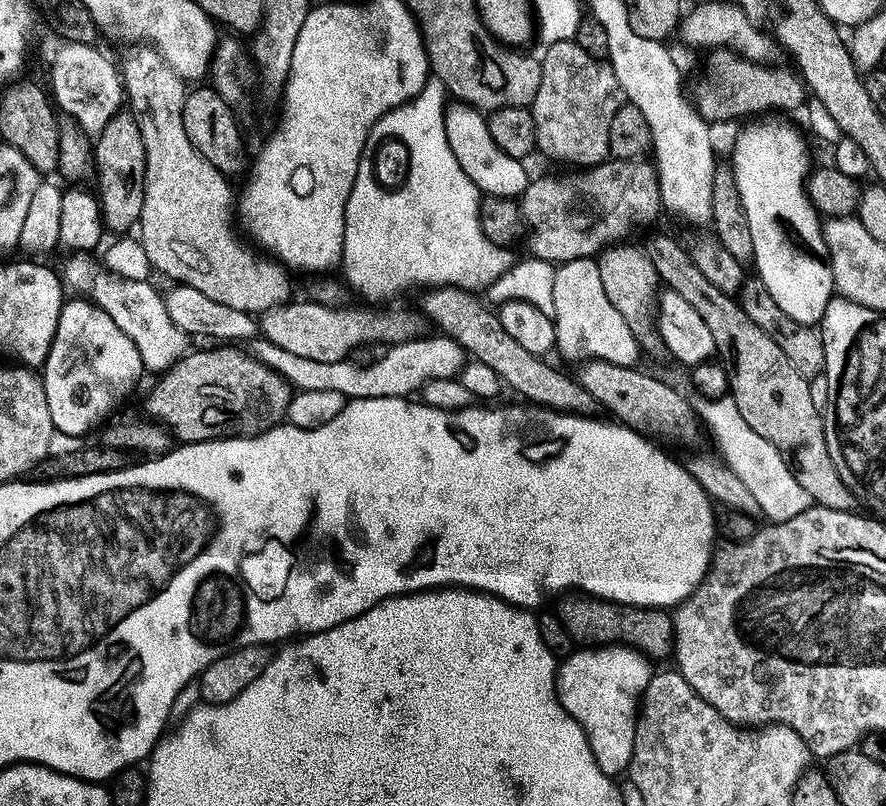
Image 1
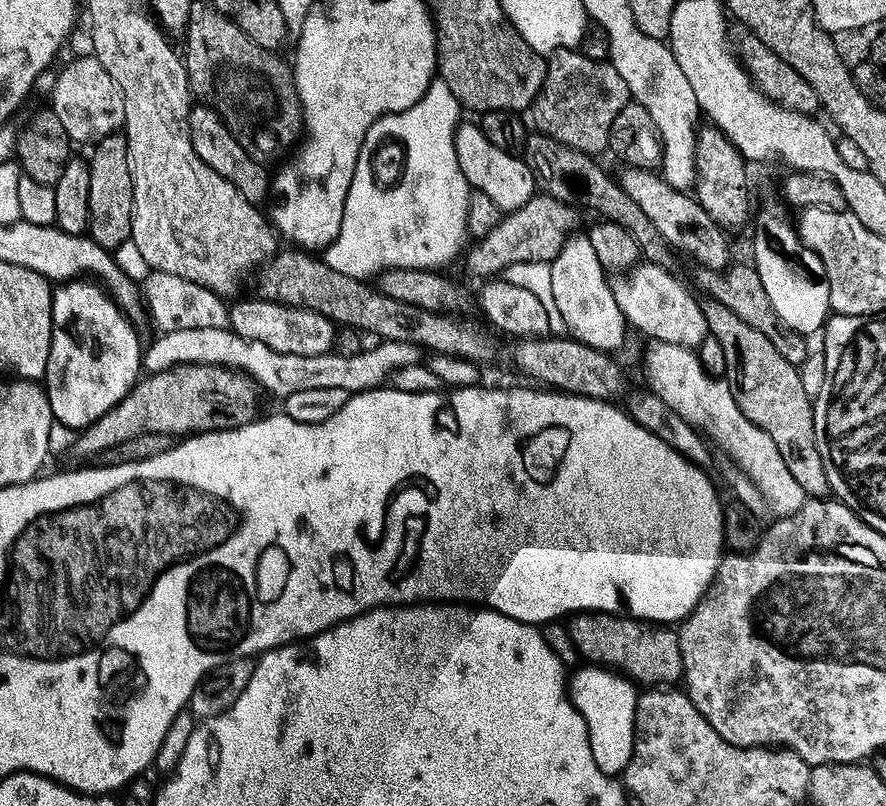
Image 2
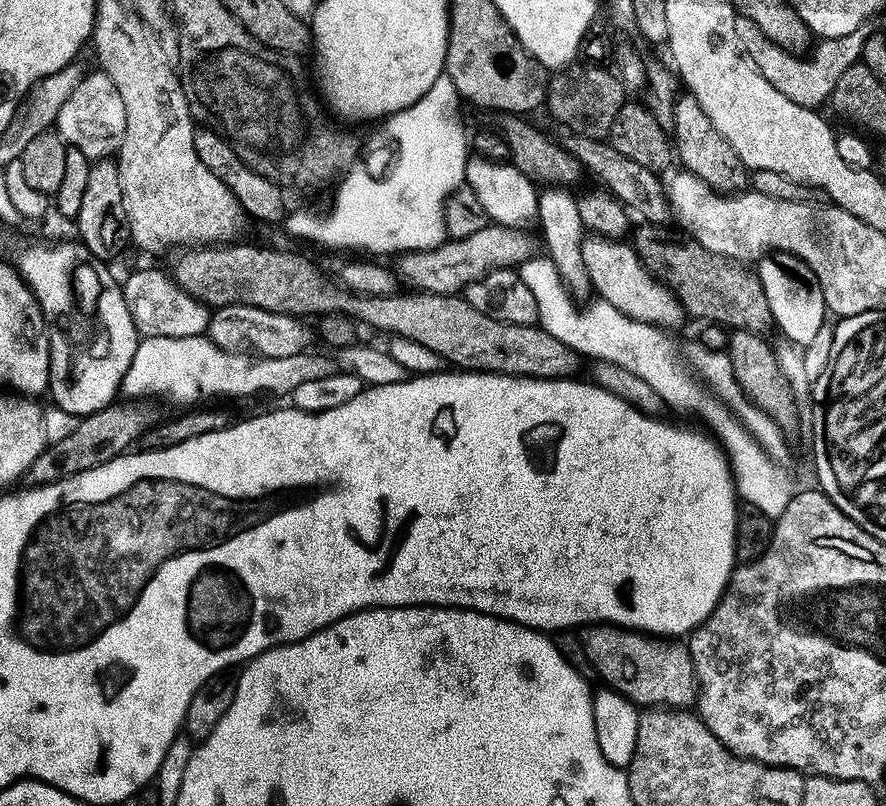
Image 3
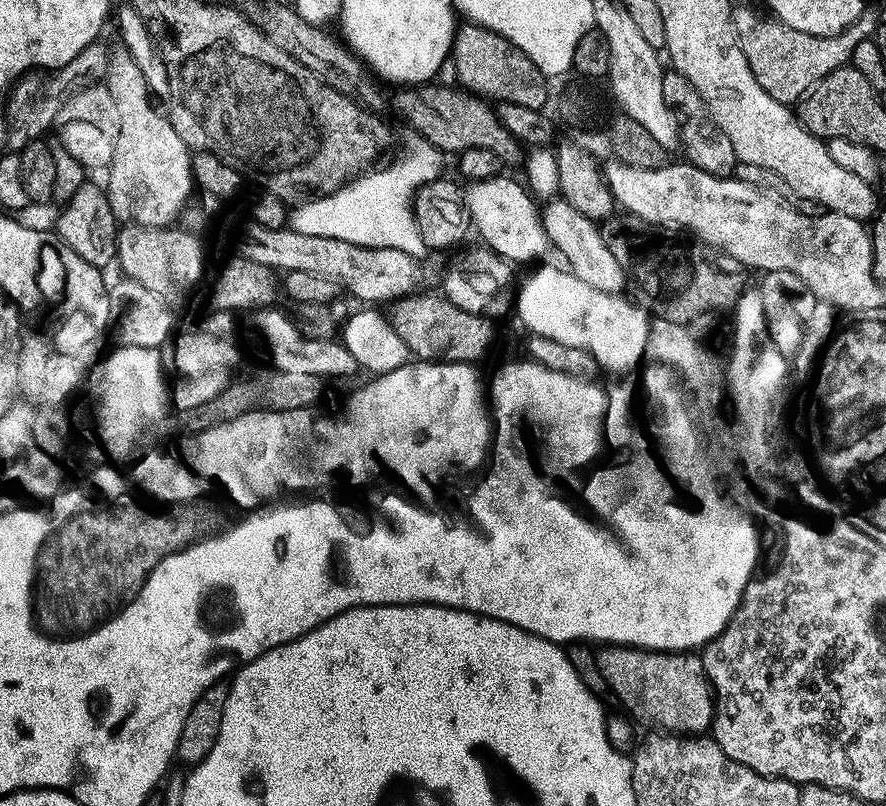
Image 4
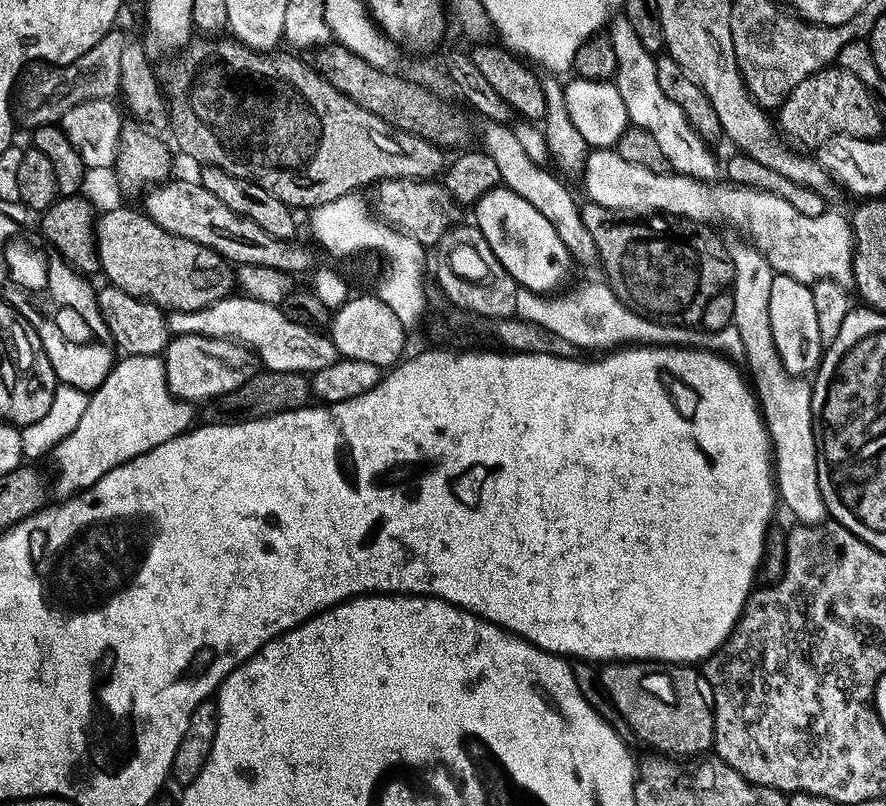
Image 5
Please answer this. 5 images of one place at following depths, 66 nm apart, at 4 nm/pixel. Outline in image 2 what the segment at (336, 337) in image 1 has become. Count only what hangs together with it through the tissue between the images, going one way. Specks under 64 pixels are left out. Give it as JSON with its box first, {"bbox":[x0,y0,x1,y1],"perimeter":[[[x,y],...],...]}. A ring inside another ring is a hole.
{"bbox":[229,299,336,357],"perimeter":[[[251,299],[242,300],[229,307],[229,327],[240,336],[263,342],[278,353],[297,354],[303,357],[314,357],[315,354],[324,354],[333,349],[336,326],[324,315],[305,308],[274,303],[272,300]]]}

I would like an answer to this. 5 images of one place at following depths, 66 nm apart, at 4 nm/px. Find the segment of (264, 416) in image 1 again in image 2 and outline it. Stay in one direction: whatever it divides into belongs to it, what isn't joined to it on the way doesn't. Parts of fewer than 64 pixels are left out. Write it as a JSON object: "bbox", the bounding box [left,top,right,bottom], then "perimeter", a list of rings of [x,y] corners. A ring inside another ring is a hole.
{"bbox":[70,364,262,462],"perimeter":[[[176,364],[173,368],[167,368],[161,372],[148,374],[137,380],[136,385],[126,394],[126,398],[122,398],[110,410],[106,410],[106,414],[99,416],[99,418],[97,418],[89,428],[79,429],[76,433],[76,440],[71,446],[70,456],[73,456],[76,460],[80,460],[76,462],[88,462],[100,454],[102,450],[106,450],[110,446],[118,446],[122,442],[138,438],[138,434],[146,434],[147,432],[150,434],[170,434],[177,438],[187,438],[193,434],[199,434],[202,432],[221,432],[227,428],[241,428],[261,415],[260,396],[262,397],[262,389],[260,385],[257,384],[251,376],[246,376],[243,372],[236,371],[235,368],[223,368],[217,364]]]}

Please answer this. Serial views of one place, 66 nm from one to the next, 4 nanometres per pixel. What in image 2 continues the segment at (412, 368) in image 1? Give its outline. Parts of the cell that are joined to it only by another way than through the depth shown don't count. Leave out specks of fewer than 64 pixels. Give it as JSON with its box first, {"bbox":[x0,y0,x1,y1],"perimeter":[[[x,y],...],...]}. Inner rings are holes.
{"bbox":[142,327,421,398],"perimeter":[[[230,327],[210,330],[174,330],[157,335],[152,345],[142,352],[142,364],[149,373],[173,368],[176,364],[217,364],[223,368],[235,368],[251,376],[265,393],[277,398],[295,394],[297,390],[346,390],[349,394],[366,392],[381,387],[394,370],[411,364],[421,363],[421,349],[410,342],[380,340],[377,348],[343,356],[338,350],[331,350],[314,357],[278,353],[263,342],[244,338]]]}

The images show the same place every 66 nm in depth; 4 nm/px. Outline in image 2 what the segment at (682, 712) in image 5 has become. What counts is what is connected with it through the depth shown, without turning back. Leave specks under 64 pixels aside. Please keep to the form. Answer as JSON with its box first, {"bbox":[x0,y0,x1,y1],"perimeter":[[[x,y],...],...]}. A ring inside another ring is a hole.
{"bbox":[567,612,683,686],"perimeter":[[[577,612],[567,621],[567,626],[577,653],[585,656],[589,665],[611,668],[640,686],[672,686],[683,677],[680,633],[675,627],[614,612]]]}

